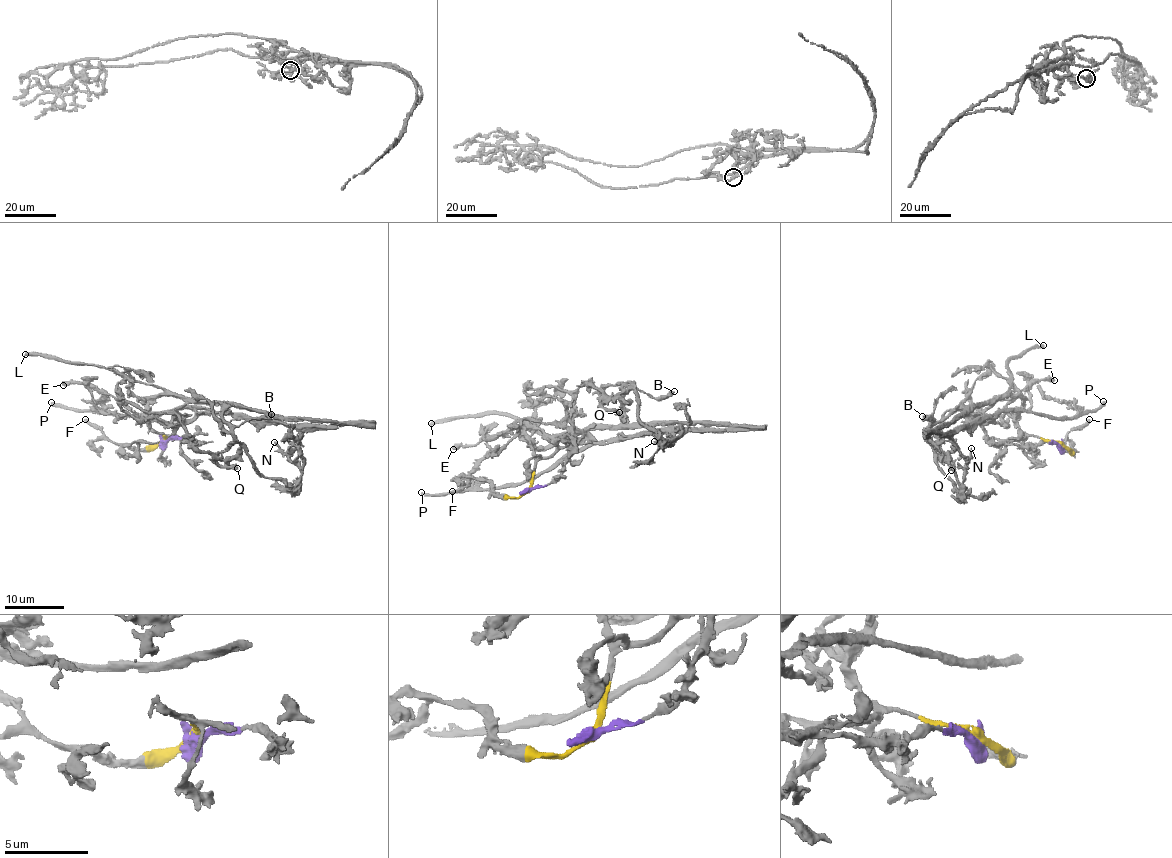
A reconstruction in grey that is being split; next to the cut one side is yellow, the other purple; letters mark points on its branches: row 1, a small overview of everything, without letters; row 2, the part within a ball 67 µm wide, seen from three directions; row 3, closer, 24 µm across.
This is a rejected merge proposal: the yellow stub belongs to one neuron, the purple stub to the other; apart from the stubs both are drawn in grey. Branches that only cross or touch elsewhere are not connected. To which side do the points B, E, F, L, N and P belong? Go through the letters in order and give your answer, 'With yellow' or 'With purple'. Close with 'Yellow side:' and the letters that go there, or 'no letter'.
B: With yellow
E: With yellow
F: With yellow
L: With yellow
N: With purple
P: With purple
Yellow side: B, E, F, L

